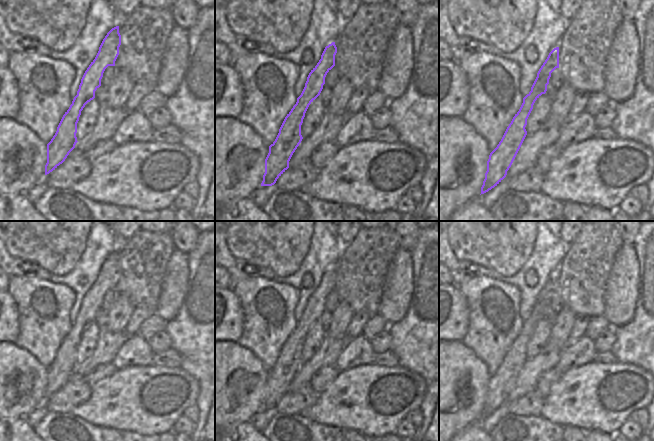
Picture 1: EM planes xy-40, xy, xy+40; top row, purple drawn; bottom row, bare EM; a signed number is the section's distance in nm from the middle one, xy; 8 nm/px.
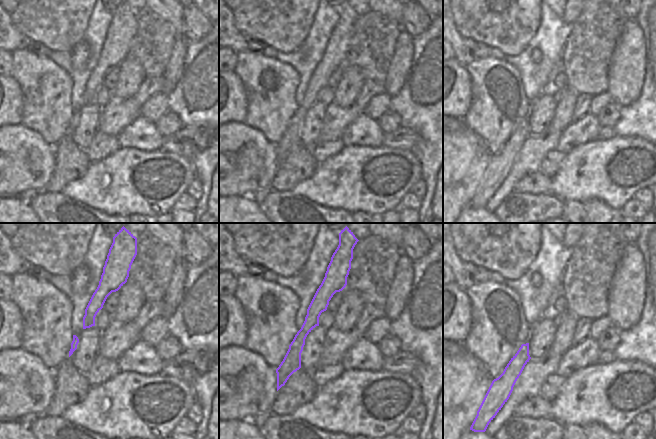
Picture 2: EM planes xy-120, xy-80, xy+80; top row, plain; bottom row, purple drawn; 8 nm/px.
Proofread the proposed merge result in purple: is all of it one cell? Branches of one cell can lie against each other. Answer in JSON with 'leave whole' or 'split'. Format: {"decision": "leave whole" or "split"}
{"decision": "leave whole"}

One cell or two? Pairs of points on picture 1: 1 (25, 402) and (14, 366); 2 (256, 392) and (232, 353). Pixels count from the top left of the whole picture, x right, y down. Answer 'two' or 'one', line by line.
1: one
2: one

